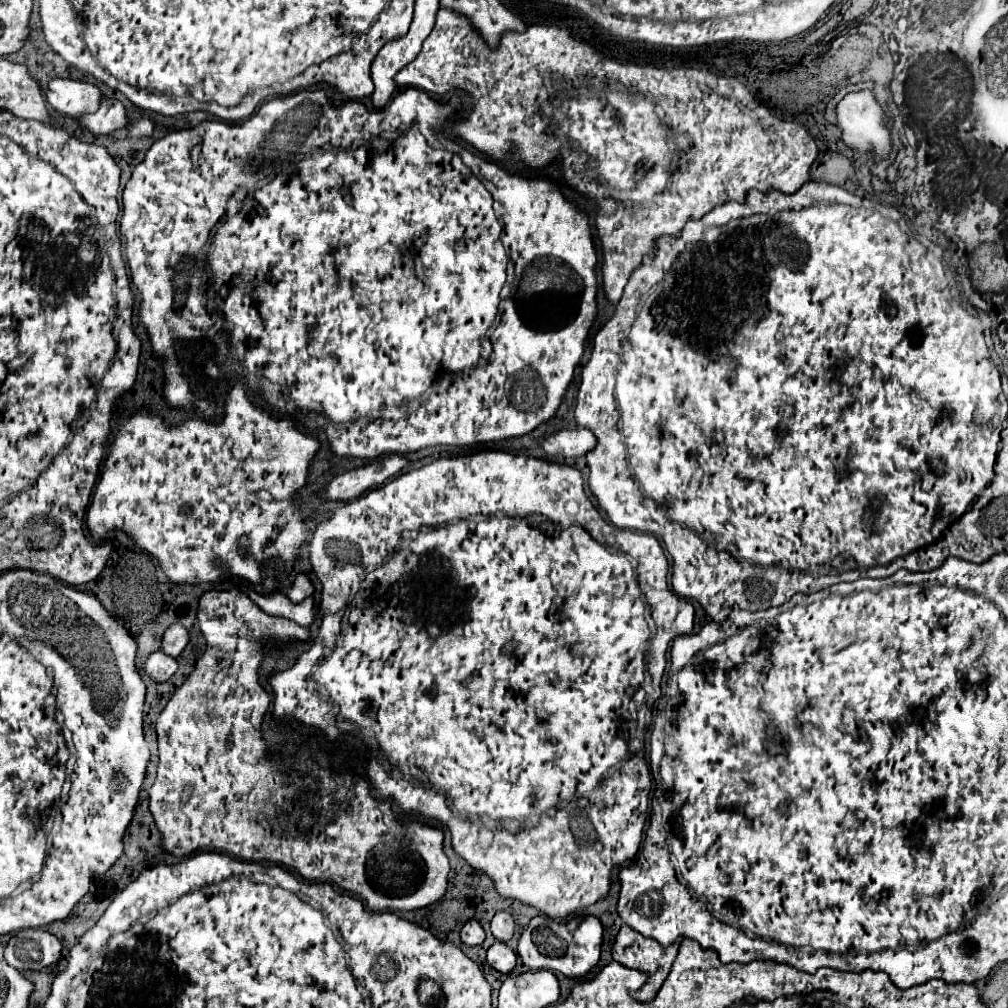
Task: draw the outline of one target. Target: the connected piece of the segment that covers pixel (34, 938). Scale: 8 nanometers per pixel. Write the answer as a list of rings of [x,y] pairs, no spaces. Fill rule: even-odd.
[[[44,928],[16,932],[4,950],[4,960],[18,970],[42,970],[60,960],[60,940]]]

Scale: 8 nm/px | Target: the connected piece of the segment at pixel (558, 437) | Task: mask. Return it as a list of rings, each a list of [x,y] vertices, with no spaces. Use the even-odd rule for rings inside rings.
[[[574,428],[574,430],[560,430],[544,440],[544,450],[550,456],[584,456],[596,446],[596,436],[586,428]]]

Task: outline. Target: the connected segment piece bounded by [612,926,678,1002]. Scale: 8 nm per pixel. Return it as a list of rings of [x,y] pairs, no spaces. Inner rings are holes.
[[[630,926],[620,928],[614,948],[612,948],[614,960],[628,968],[636,968],[636,970],[650,974],[644,988],[638,990],[640,994],[634,994],[636,1000],[646,1002],[646,1000],[654,998],[654,994],[658,992],[658,986],[666,978],[666,966],[676,958],[676,948],[678,948],[678,944],[674,944],[672,948],[662,948],[658,942],[644,938]],[[662,964],[666,964],[666,966],[662,968]]]

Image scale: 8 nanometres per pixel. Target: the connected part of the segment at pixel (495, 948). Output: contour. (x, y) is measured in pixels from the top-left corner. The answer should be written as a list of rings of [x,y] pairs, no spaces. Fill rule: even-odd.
[[[494,942],[488,948],[488,964],[498,972],[508,974],[516,964],[516,954],[504,942]]]

